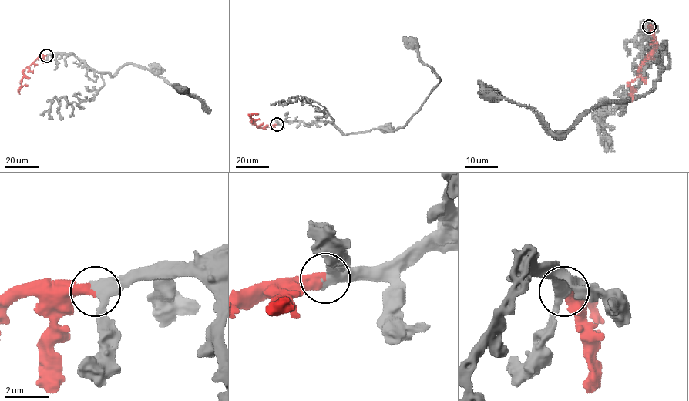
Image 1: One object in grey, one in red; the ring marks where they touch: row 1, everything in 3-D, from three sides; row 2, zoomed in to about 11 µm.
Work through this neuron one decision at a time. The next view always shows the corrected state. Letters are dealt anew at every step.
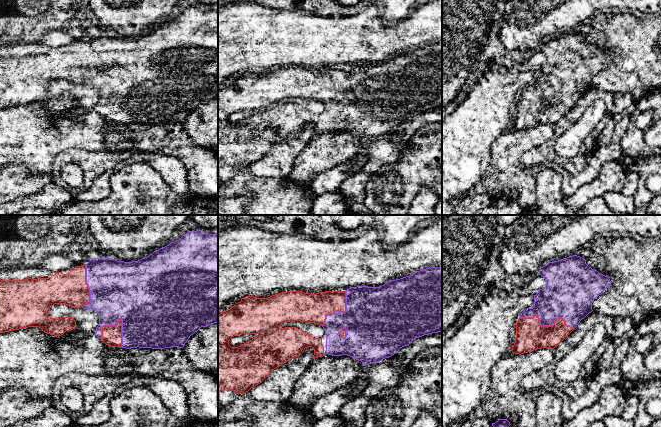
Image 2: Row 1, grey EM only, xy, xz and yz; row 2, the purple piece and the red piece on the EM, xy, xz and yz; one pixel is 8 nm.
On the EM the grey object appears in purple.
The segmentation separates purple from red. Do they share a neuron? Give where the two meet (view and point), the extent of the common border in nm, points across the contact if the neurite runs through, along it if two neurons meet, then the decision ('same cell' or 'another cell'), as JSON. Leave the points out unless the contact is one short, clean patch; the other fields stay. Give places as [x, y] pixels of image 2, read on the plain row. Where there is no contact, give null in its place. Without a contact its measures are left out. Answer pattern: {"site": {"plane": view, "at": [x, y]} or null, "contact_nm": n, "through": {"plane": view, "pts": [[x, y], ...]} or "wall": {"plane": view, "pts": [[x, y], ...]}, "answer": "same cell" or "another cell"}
{"site": {"plane": "yz", "at": [546, 101]}, "contact_nm": 460, "answer": "same cell"}

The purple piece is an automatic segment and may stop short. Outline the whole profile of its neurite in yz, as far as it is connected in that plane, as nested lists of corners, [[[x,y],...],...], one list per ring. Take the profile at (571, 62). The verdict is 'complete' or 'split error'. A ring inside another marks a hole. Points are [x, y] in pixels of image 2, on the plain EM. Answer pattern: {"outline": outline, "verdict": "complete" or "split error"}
{"outline": [[[577,31],[549,38],[540,44],[539,51],[546,56],[546,62],[534,72],[534,83],[525,85],[516,99],[516,114],[511,126],[515,130],[521,131],[541,124],[554,125],[593,87],[593,77],[611,61],[607,52],[589,43],[586,36]]], "verdict": "split error"}

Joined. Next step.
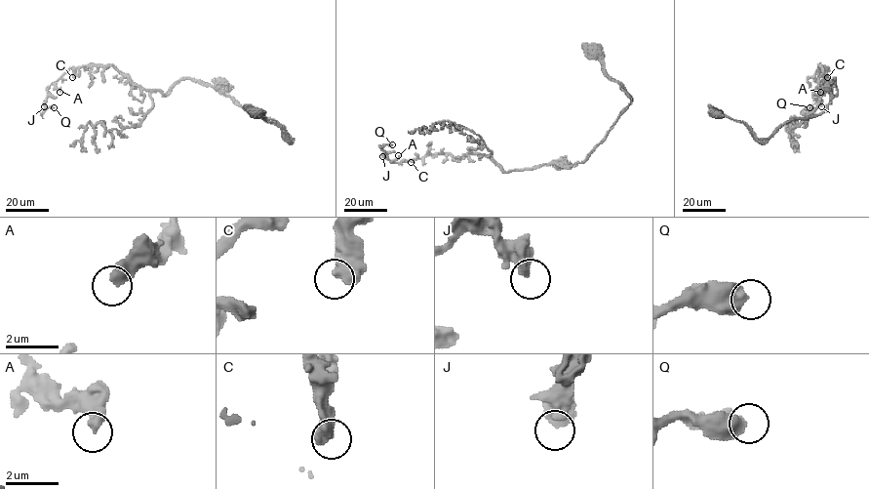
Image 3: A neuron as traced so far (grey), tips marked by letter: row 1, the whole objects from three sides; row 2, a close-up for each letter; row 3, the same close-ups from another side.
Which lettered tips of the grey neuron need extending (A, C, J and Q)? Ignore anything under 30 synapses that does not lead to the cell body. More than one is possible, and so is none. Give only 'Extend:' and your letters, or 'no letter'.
Extend: no letter

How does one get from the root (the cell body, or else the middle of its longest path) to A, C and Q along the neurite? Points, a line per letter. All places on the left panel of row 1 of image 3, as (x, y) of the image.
A: (255, 113), (293, 140), (275, 120), (190, 79), (164, 95), (111, 65), (83, 65), (55, 83), (59, 92)
C: (255, 113), (293, 140), (275, 120), (190, 79), (164, 95), (111, 65), (78, 66), (72, 77)
Q: (255, 113), (293, 140), (212, 87), (180, 79), (164, 95), (111, 65), (66, 70), (47, 89), (54, 107)

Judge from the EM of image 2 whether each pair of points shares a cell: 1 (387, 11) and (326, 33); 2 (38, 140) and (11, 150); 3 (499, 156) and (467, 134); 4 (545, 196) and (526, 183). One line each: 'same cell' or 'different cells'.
1: different cells
2: same cell
3: different cells
4: different cells

